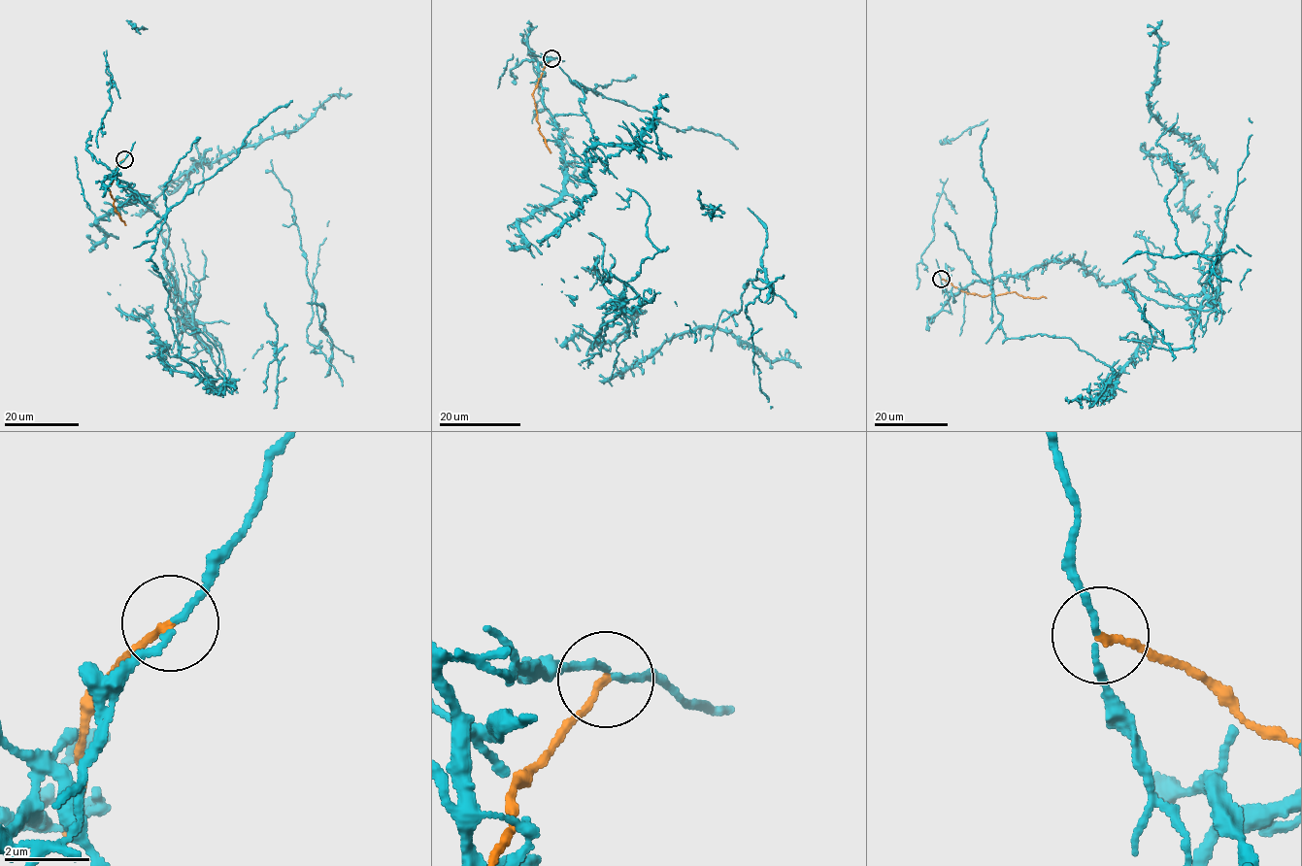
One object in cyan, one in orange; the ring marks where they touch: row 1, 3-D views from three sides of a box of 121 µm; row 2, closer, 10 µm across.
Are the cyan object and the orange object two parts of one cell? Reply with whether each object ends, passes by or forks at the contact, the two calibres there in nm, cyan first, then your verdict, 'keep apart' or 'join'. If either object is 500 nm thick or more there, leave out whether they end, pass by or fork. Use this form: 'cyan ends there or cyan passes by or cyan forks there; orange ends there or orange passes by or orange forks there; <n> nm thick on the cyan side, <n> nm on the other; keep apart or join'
cyan passes by; orange ends there; 120 nm thick on the cyan side, 170 nm on the other; keep apart

